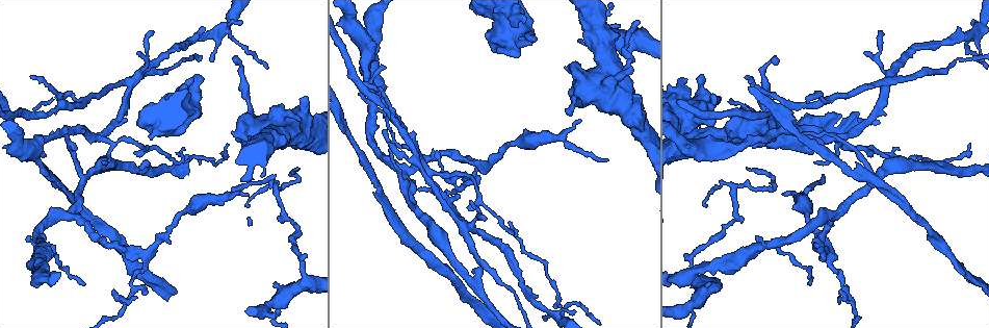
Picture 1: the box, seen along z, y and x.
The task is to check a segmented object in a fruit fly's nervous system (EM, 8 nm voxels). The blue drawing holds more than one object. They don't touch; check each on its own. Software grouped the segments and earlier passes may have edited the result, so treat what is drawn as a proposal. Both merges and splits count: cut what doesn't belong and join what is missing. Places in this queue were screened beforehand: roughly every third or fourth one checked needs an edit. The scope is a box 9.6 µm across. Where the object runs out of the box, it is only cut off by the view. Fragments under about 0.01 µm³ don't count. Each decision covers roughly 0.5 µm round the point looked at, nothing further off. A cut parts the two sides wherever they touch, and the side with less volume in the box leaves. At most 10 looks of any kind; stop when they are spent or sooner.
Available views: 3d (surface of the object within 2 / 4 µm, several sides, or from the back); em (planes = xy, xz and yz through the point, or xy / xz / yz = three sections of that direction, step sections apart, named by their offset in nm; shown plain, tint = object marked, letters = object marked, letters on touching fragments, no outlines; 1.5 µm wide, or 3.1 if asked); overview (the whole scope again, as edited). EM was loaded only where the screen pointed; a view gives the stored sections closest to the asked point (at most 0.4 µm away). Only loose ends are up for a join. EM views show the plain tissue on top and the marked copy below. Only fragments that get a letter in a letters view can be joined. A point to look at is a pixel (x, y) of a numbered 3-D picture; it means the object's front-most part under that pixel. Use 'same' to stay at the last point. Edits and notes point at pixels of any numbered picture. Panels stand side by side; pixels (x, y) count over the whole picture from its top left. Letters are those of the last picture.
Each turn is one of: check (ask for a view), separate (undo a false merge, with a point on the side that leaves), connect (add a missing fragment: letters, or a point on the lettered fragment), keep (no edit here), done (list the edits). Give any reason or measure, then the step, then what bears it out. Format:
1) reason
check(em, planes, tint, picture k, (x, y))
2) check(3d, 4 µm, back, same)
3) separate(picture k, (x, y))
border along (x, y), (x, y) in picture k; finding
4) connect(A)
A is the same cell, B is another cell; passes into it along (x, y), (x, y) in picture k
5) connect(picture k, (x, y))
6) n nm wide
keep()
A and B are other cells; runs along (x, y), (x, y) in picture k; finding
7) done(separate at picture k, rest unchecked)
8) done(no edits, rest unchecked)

free end
check(3d, 2 µm, picture 1, (306, 97))

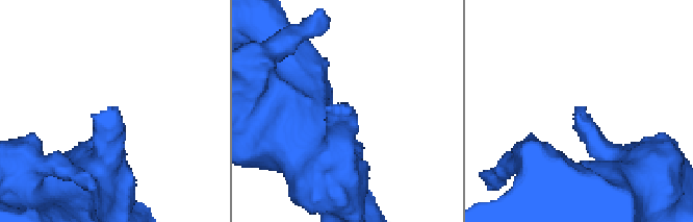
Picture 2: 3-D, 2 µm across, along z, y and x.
now the EM
check(em, planes, tint, picture 2, (576, 107))

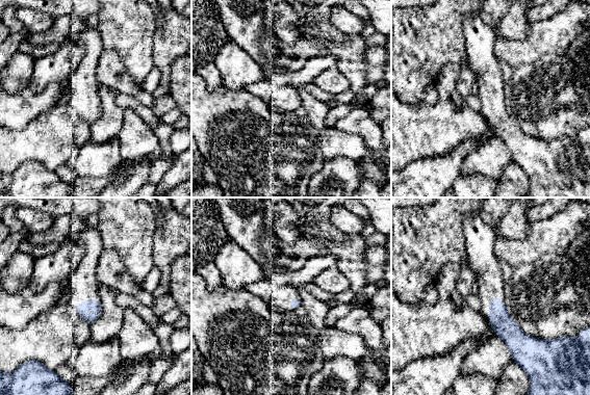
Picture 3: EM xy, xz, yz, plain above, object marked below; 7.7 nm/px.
check(em, planes, letters, same)

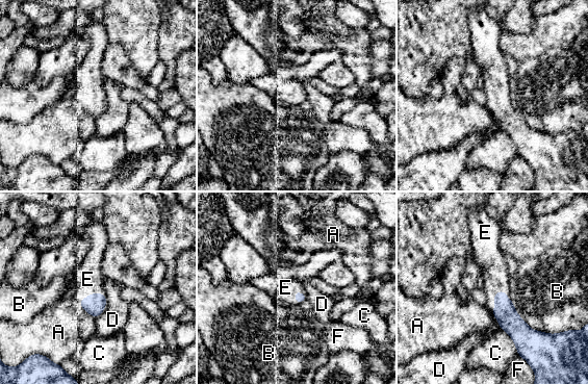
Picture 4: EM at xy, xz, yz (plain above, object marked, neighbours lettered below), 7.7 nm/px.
connect(E)
E is the same cell, A, B, C, D and F are other cells; the neuron continues

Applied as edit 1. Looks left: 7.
redraw
check(overview)

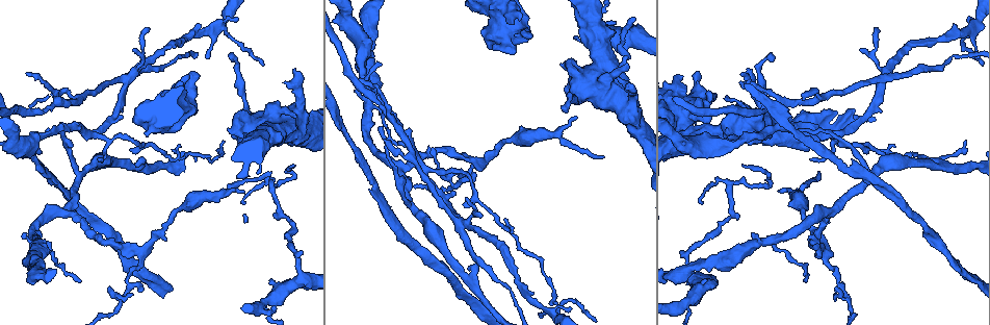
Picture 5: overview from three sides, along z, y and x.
check(3d, 4 µm, picture 5, (821, 250))

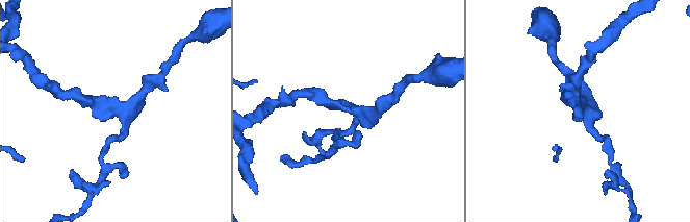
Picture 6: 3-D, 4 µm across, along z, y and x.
3 arms; now the EM
check(em, planes, letters, picture 6, (356, 112))

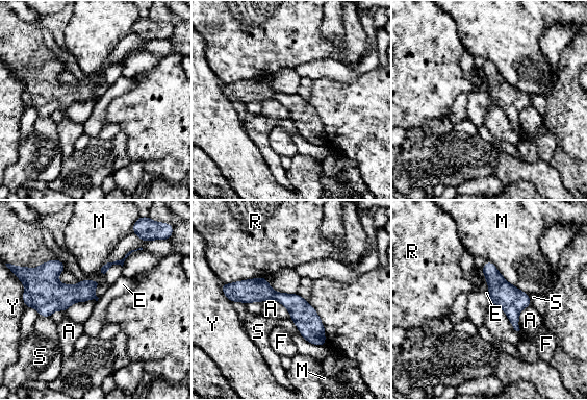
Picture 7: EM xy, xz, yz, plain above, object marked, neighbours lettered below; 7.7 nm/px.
keep()
A, E, F, M, R, S and Y are other cells; border along (261, 301), (277, 300), (290, 318) in picture 7; continuous, no second neuron

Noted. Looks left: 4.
thick turns thin
check(3d, 4 µm, picture 5, (370, 102))

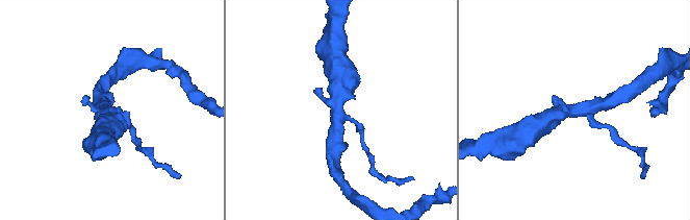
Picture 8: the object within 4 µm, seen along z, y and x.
shape alone is not enough
check(em, planes, letters, picture 8, (337, 113))

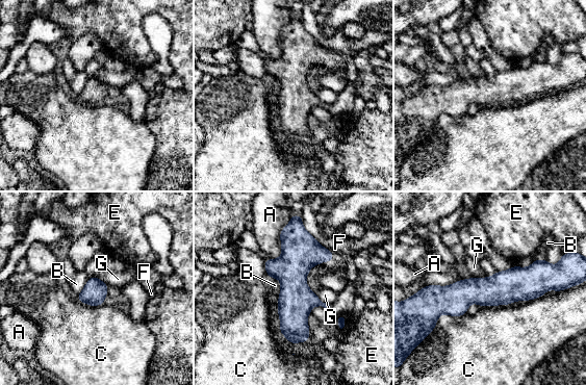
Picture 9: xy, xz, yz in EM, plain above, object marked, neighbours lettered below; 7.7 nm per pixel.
A touches over 360 nm
keep()
A, B, C, E, F and G are other cells; runs along (556, 286), (513, 284), (431, 297) in picture 9; one neuron here

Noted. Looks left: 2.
thick turns thin
check(3d, 4 µm, picture 5, (189, 208))

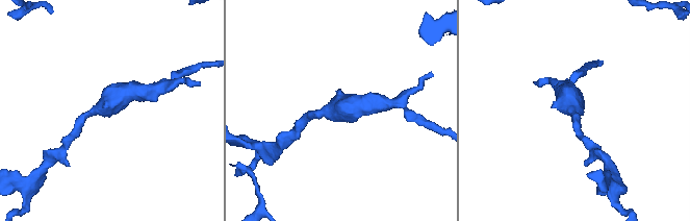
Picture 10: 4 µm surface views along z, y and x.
now the EM
check(em, planes, letters, picture 10, (102, 108))

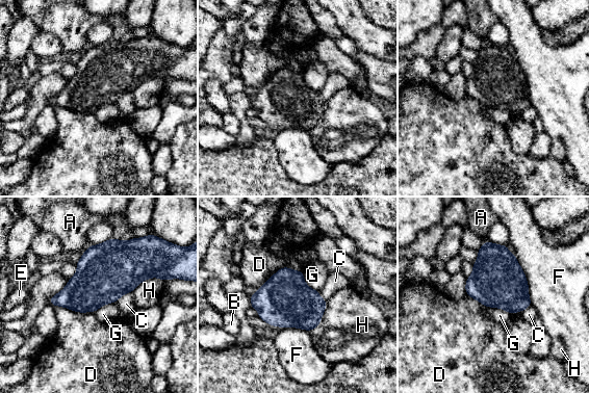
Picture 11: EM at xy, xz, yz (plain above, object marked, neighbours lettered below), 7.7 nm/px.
keep()
A, B, C, D, E, F, G and H are other cells; border along (303, 271), (280, 267), (261, 286) in picture 11; all the same neuron

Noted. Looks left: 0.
done(connect at picture 4, rest unchecked)

